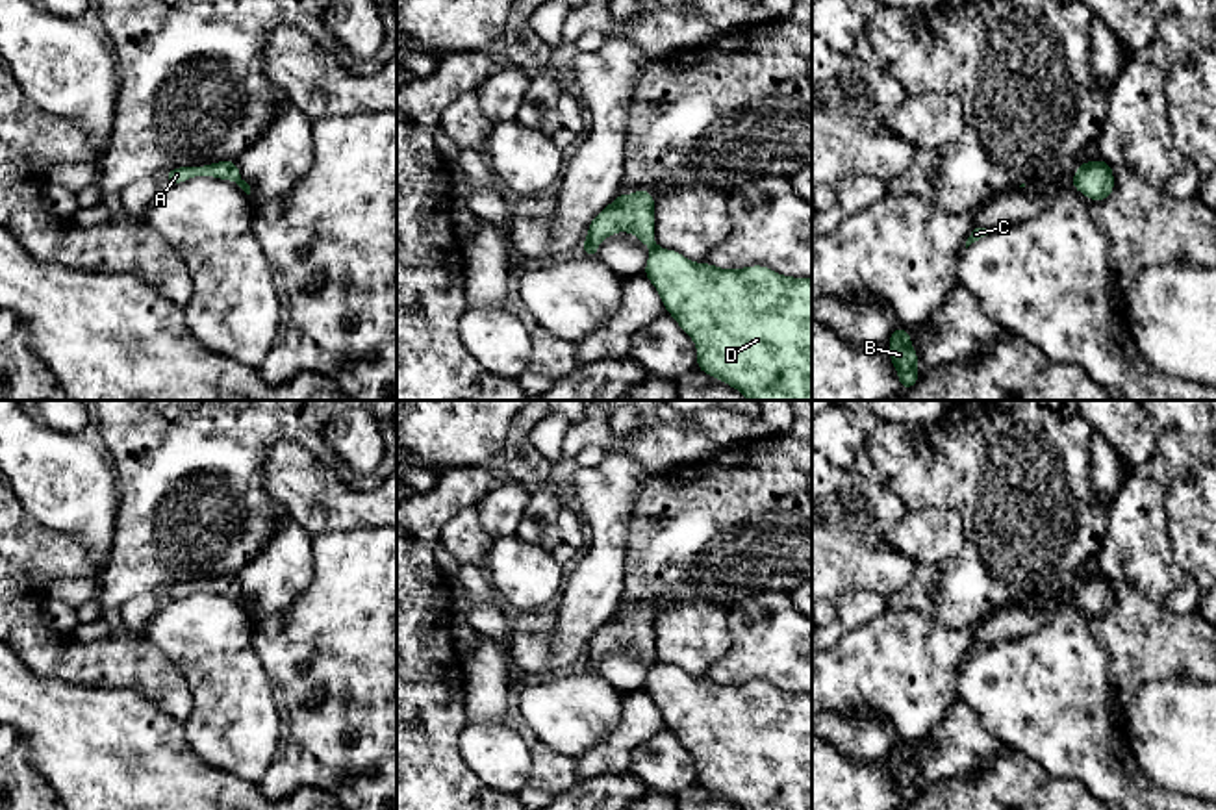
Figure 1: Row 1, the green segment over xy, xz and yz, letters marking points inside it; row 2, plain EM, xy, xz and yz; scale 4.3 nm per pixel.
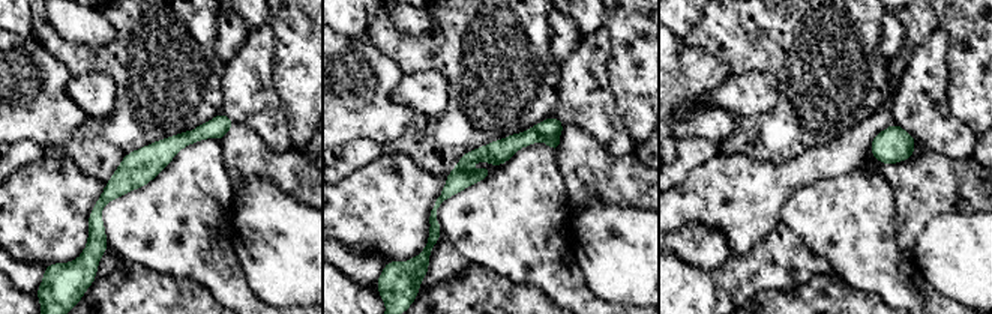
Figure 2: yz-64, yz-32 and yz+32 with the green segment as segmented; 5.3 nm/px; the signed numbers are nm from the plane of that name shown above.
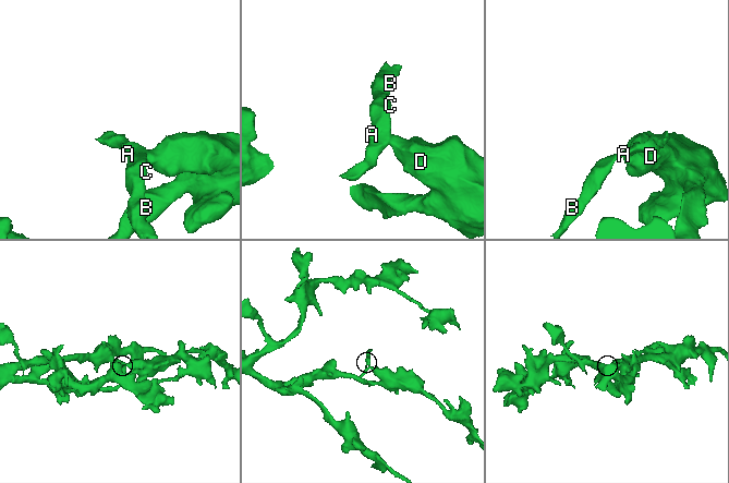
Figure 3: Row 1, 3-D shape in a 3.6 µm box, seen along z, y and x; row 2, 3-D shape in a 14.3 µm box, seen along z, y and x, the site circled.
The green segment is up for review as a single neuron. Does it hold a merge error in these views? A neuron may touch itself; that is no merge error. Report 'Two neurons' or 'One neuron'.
Two neurons

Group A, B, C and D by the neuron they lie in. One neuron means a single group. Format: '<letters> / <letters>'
A B C / D

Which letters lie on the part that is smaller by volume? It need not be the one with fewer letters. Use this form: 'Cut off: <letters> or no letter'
Cut off: A, B, C

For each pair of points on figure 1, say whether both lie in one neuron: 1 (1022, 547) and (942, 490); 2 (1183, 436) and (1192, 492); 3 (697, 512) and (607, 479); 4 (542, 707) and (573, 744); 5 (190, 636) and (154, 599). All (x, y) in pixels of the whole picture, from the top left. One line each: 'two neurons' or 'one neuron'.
1: one neuron
2: one neuron
3: two neurons
4: one neuron
5: two neurons

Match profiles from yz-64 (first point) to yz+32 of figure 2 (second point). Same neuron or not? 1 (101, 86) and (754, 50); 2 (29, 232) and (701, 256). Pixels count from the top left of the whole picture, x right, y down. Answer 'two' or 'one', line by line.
1: two
2: two

